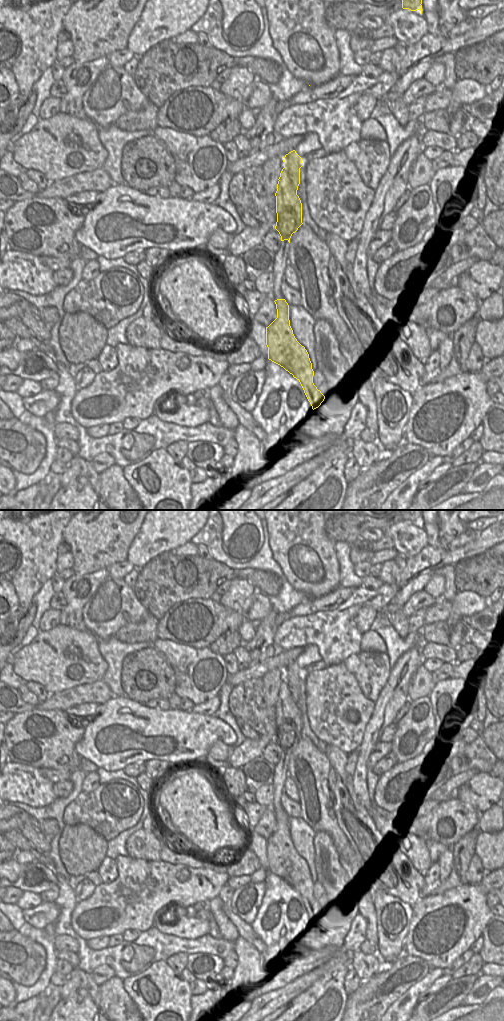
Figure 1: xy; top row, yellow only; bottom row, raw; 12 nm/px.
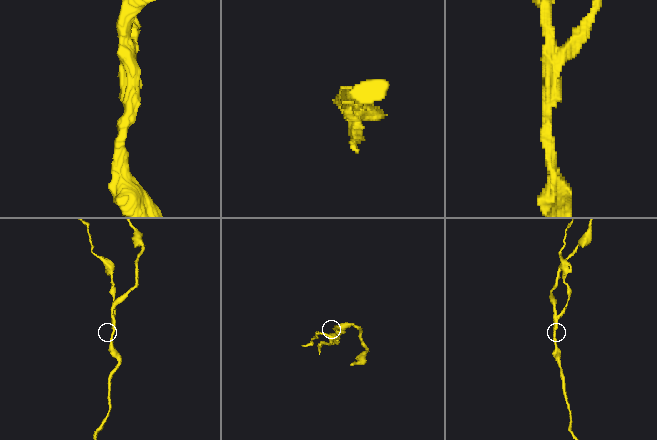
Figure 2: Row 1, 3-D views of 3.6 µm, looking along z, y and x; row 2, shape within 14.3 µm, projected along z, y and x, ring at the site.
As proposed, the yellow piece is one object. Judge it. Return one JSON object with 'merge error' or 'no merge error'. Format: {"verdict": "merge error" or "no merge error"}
{"verdict": "merge error"}

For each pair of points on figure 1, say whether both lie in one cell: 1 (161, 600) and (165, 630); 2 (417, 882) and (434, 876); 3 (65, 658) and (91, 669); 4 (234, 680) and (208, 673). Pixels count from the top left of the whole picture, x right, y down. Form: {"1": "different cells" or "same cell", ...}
{"1": "different cells", "2": "different cells", "3": "same cell", "4": "different cells"}

